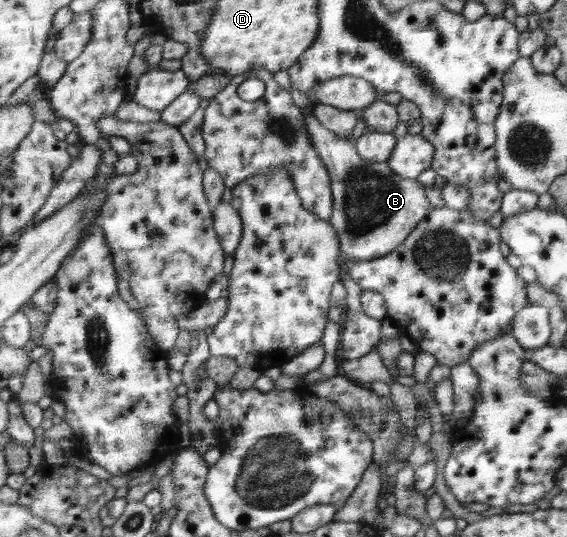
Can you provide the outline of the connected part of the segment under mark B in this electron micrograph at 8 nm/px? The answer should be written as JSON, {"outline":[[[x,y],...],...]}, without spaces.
{"outline":[[[302,110],[307,133],[332,178],[334,208],[330,223],[339,233],[340,251],[350,262],[376,260],[394,252],[426,216],[428,199],[422,183],[394,173],[386,162],[360,157],[354,142],[336,136],[326,129],[313,110]]]}

